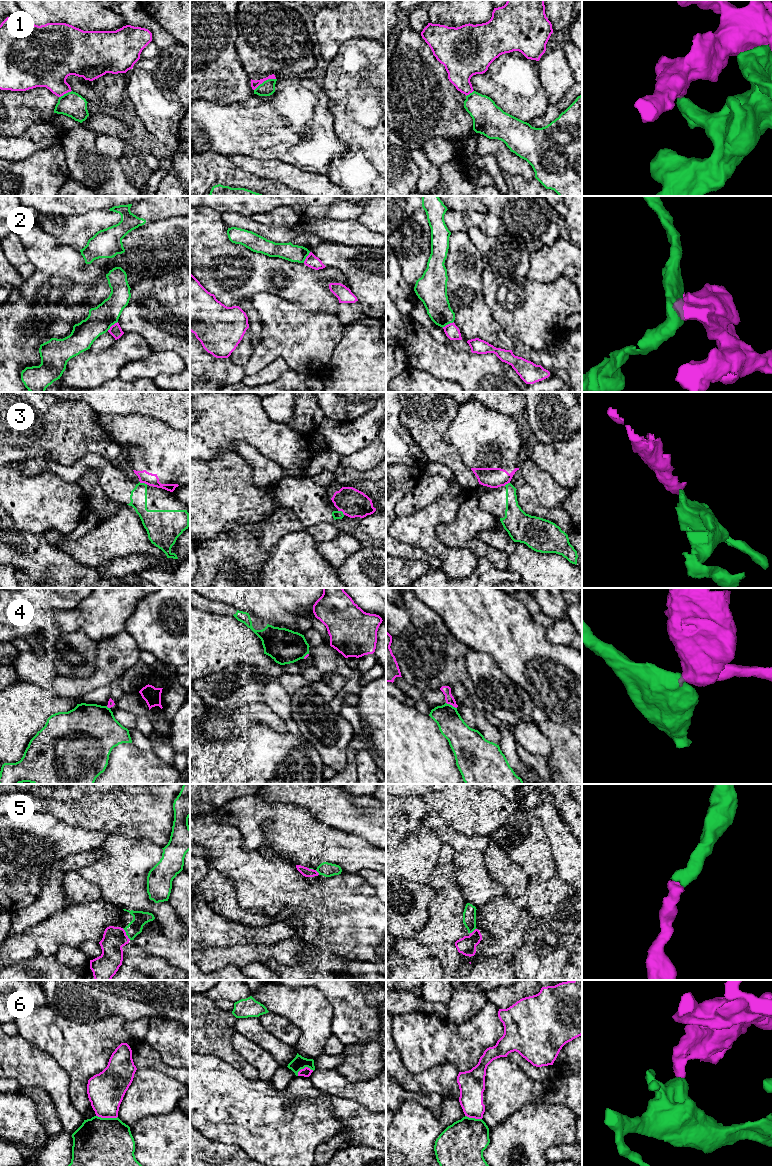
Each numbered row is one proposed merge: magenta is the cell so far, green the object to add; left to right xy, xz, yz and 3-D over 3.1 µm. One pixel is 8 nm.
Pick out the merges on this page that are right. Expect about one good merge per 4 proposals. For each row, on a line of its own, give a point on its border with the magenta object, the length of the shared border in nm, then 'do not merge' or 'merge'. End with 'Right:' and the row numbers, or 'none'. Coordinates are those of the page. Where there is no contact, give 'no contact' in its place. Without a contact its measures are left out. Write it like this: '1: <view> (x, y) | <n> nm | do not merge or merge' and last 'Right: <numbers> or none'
1: xz (264, 80) | 200 nm | do not merge
2: xy (112, 325) | 120 nm | do not merge
3: xy (143, 482) | 70 nm | do not merge
4: yz (451, 704) | 100 nm | do not merge
5: xy (125, 934) | 120 nm | merge
6: xy (107, 1117) | 180 nm | do not merge
Right: 5

